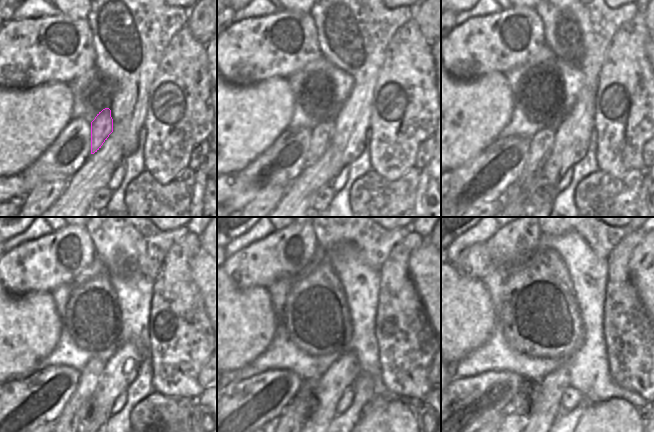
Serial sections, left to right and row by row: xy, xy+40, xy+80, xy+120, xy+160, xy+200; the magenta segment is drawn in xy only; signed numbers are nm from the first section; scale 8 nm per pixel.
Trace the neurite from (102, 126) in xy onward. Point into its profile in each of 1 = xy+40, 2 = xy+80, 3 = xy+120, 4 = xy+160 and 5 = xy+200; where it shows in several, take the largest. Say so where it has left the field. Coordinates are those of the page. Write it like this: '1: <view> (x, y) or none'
1: xy+40 (322, 134)
2: xy+80 (541, 144)
3: xy+120 (75, 411)
4: xy+160 (293, 418)
5: xy+200 (510, 420)

